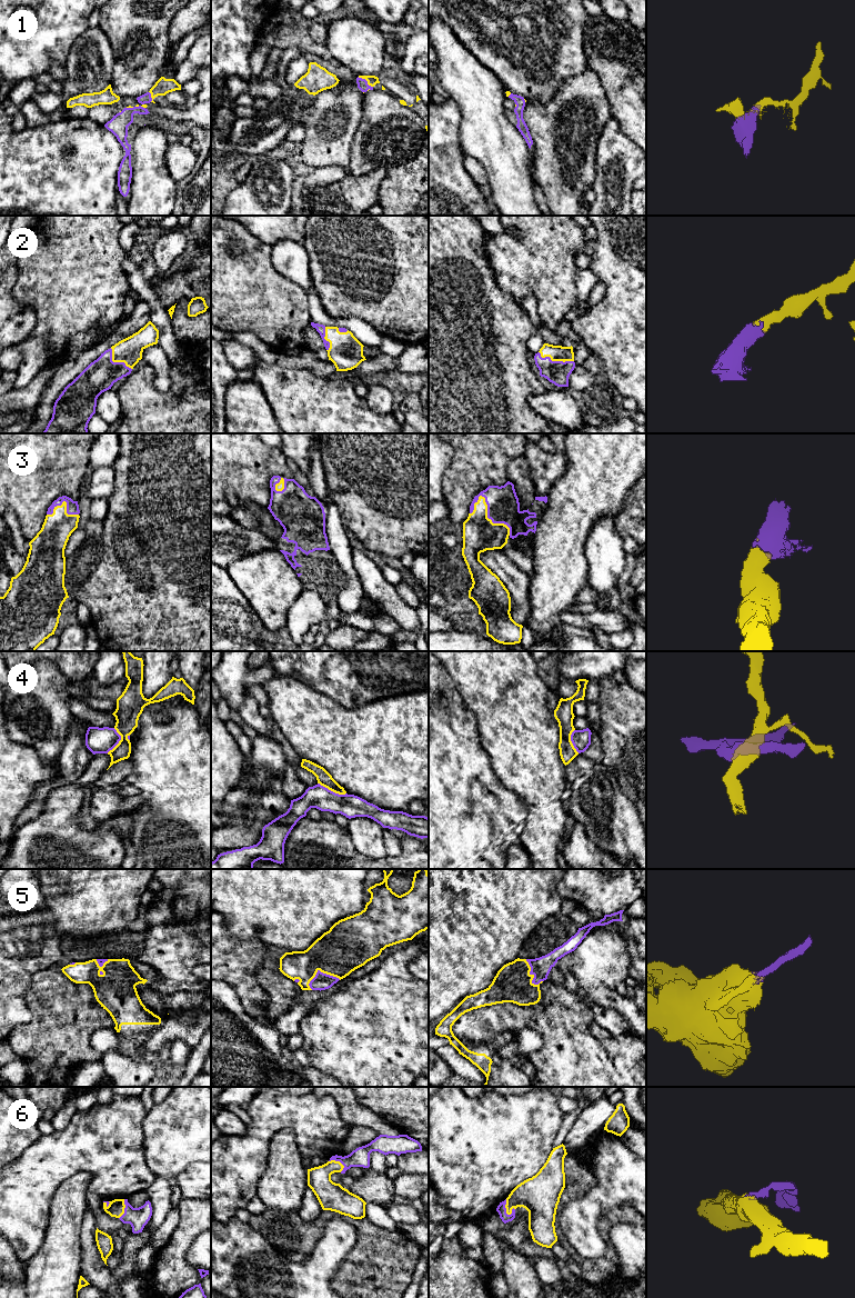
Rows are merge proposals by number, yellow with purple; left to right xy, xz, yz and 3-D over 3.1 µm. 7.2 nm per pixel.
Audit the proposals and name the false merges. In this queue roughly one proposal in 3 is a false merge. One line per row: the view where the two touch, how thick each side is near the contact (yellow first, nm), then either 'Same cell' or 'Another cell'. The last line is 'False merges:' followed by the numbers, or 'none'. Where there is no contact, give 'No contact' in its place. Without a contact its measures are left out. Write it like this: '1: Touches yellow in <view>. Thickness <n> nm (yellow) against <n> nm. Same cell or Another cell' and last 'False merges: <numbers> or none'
1: Touches yellow in xz. Thickness 80 nm (yellow) against 80 nm. Same cell
2: Touches yellow in yz. Thickness 110 nm (yellow) against 170 nm. Same cell
3: Touches yellow in yz. Thickness 240 nm (yellow) against 240 nm. Same cell
4: Touches yellow in xz. Thickness 100 nm (yellow) against 170 nm. Another cell
5: Touches yellow in xz. Thickness 360 nm (yellow) against 120 nm. Same cell
6: Touches yellow in yz. Thickness 280 nm (yellow) against 70 nm. Same cell
False merges: 4

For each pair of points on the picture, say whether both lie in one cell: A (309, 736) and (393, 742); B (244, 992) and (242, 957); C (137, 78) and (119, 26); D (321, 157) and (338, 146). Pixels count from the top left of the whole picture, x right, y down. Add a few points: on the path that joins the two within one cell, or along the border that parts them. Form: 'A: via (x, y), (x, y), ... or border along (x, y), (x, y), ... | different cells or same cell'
A: via (330, 736), (338, 739), (372, 739) | same cell
B: via (244, 984), (242, 966) | same cell
C: via (146, 59), (153, 39), (138, 27) | same cell
D: via (325, 153), (330, 153), (333, 150) | same cell

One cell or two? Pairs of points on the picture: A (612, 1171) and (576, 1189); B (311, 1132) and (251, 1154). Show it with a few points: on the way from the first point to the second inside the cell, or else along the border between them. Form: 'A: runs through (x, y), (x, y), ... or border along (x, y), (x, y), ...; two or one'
A: border along (579, 1162), (591, 1185), (572, 1199); two
B: runs through (294, 1122), (275, 1122), (261, 1137); one

